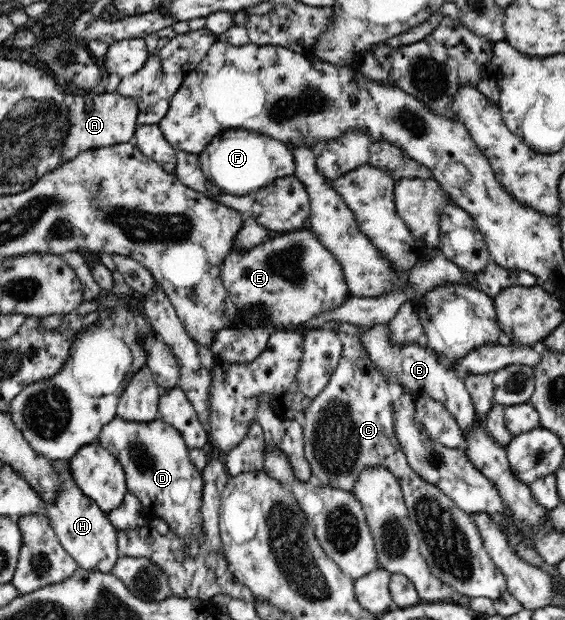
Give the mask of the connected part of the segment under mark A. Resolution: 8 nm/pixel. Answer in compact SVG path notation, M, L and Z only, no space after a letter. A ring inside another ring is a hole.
M118 92L88 96L88 100L82 95L76 95L74 102L69 106L70 128L61 154L62 162L68 162L81 152L93 148L134 142L134 132L138 127L136 126L137 116L136 100L124 97Z

